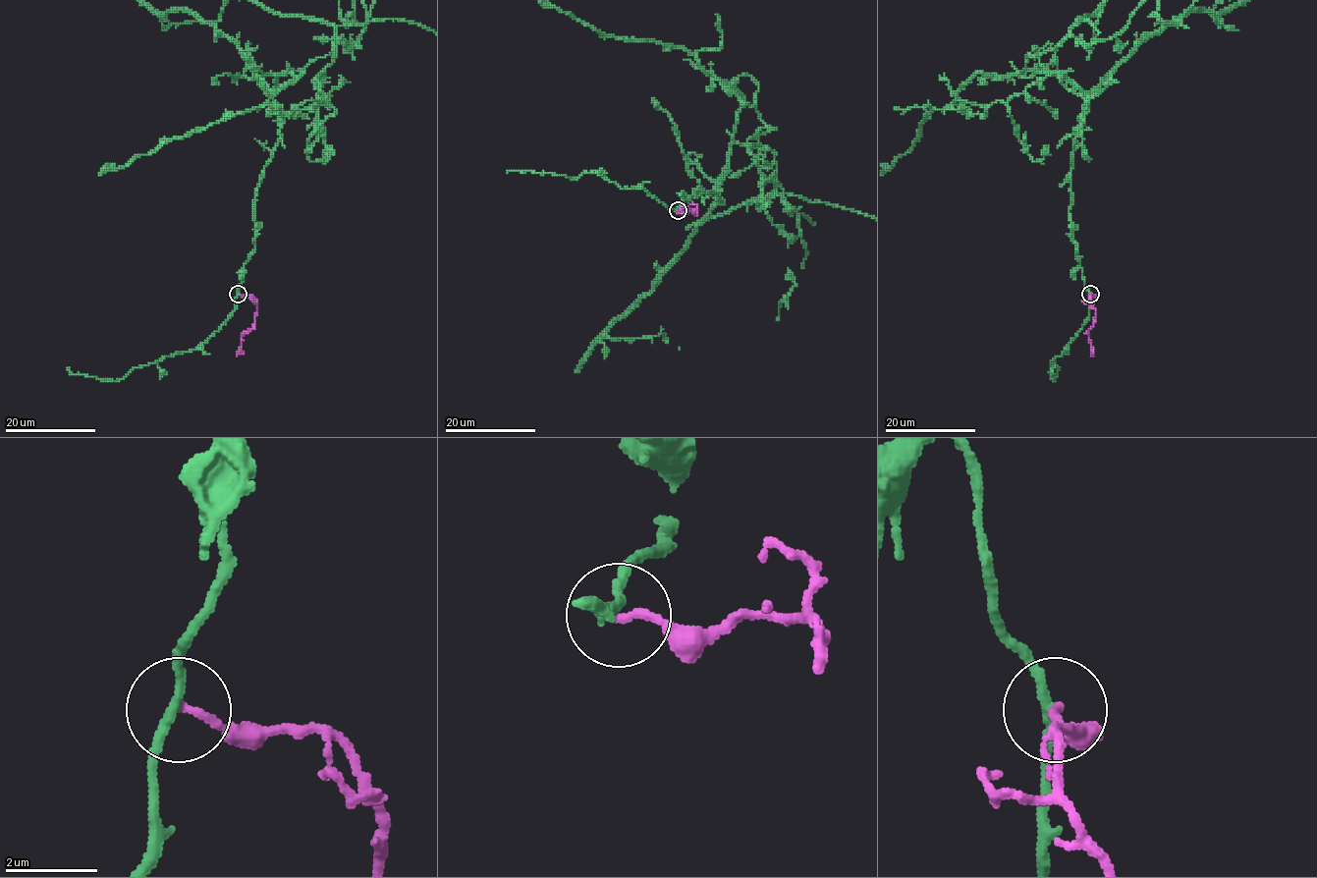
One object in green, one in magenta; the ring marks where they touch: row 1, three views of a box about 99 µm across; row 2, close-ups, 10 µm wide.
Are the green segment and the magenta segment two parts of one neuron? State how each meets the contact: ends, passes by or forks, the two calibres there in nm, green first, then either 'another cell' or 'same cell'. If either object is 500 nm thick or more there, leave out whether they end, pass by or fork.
green passes by | magenta ends | 240/170 nm | another cell

